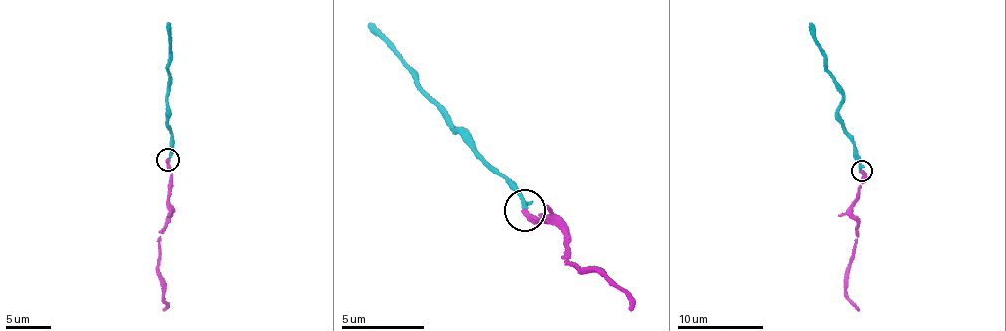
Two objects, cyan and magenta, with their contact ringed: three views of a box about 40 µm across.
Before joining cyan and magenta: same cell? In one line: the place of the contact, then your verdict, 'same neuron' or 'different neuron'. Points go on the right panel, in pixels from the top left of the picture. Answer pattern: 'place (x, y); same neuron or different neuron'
place (861, 171); same neuron

